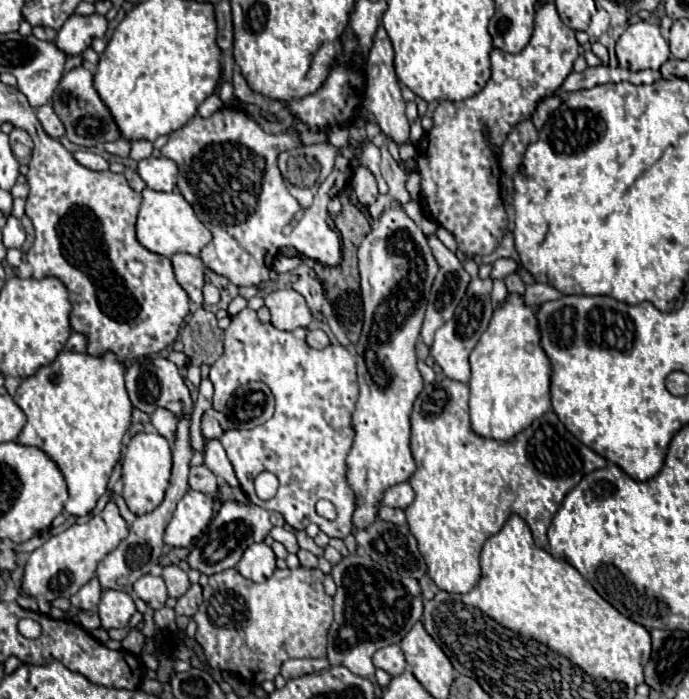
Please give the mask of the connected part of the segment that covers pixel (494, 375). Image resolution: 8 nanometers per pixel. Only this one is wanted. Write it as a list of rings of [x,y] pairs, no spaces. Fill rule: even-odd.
[[[508,294],[504,304],[494,310],[490,326],[470,354],[470,366],[470,420],[476,434],[508,440],[550,410],[552,366],[540,348],[536,308],[528,306],[524,296]]]

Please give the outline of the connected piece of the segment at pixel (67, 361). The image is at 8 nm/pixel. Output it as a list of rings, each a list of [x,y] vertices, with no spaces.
[[[62,350],[52,364],[40,368],[30,378],[24,378],[14,394],[14,402],[28,418],[18,442],[44,450],[58,464],[68,482],[70,494],[64,508],[74,516],[86,516],[94,510],[98,498],[106,494],[110,474],[122,456],[122,438],[132,422],[132,402],[124,388],[124,372],[124,364],[116,360],[116,354],[112,352],[106,352],[104,356],[90,356]]]

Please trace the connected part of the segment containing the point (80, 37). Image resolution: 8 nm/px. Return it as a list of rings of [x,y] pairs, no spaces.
[[[96,12],[90,16],[72,14],[58,30],[56,46],[68,56],[82,54],[82,50],[86,50],[94,38],[102,38],[106,34],[106,28],[108,20]]]

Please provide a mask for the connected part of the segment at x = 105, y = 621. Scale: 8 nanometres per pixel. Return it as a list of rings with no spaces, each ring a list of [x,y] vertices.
[[[104,590],[100,604],[98,604],[98,614],[102,628],[124,628],[128,626],[132,614],[136,612],[136,604],[130,594],[122,590]]]

